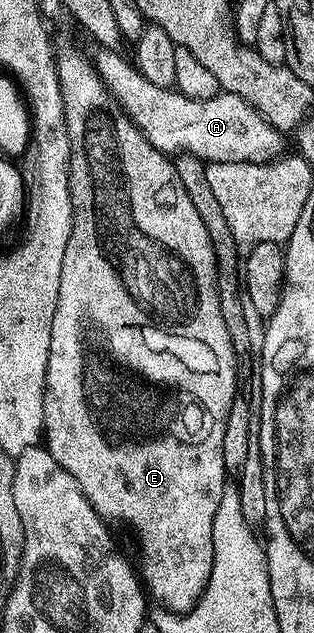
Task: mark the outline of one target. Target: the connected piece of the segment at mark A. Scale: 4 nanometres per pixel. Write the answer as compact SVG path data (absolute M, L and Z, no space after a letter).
M102 48L98 52L94 68L110 97L164 155L191 155L213 164L266 164L281 152L283 135L239 95L219 91L212 98L190 99L177 89L153 85L119 51Z

